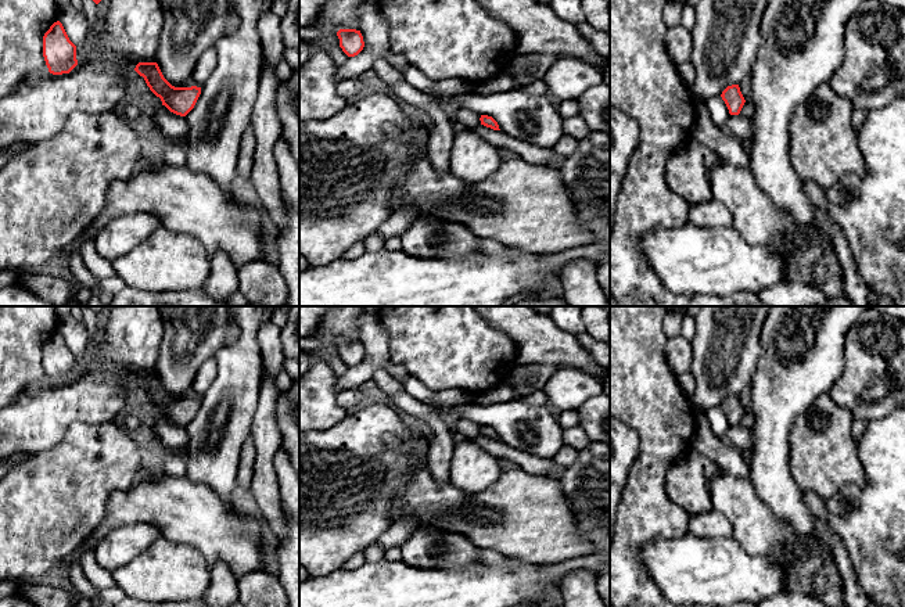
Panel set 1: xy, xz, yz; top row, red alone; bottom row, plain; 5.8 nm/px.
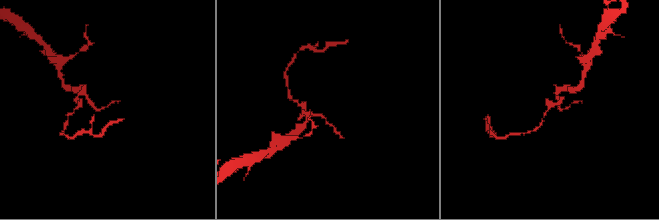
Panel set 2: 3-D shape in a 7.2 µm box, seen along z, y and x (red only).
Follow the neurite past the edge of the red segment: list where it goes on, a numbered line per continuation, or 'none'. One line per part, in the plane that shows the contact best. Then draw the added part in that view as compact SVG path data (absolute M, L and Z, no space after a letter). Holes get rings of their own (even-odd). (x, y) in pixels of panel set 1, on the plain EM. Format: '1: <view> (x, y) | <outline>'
none

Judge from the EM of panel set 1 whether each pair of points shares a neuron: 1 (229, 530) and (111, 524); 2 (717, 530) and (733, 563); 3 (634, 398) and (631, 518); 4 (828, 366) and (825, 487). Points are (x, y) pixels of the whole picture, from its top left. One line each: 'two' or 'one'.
1: one
2: two
3: one
4: two

